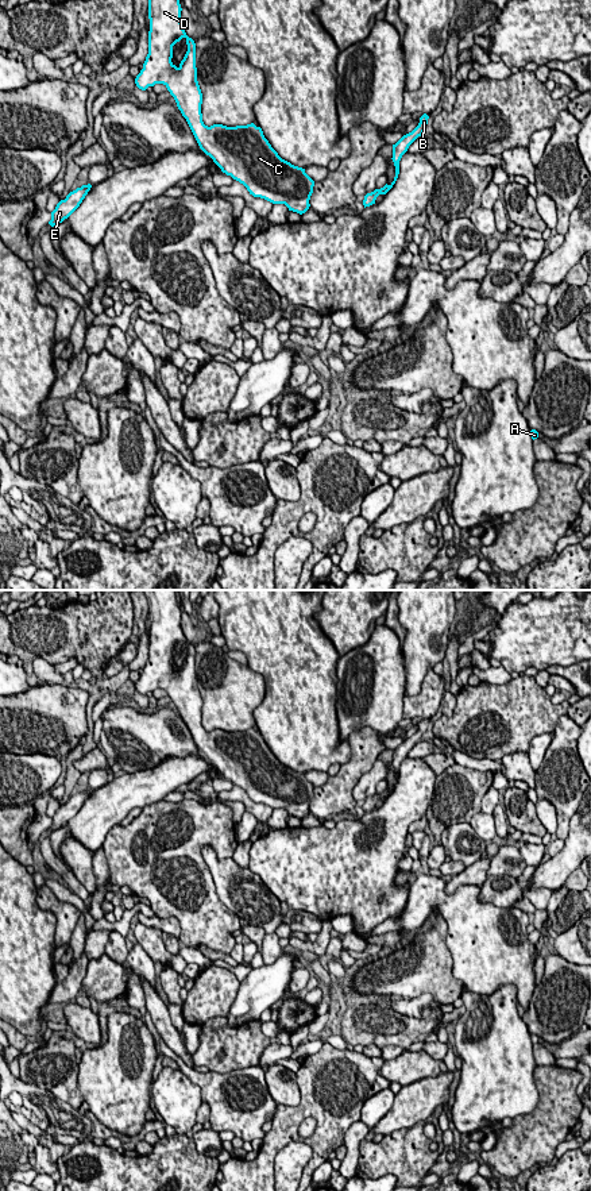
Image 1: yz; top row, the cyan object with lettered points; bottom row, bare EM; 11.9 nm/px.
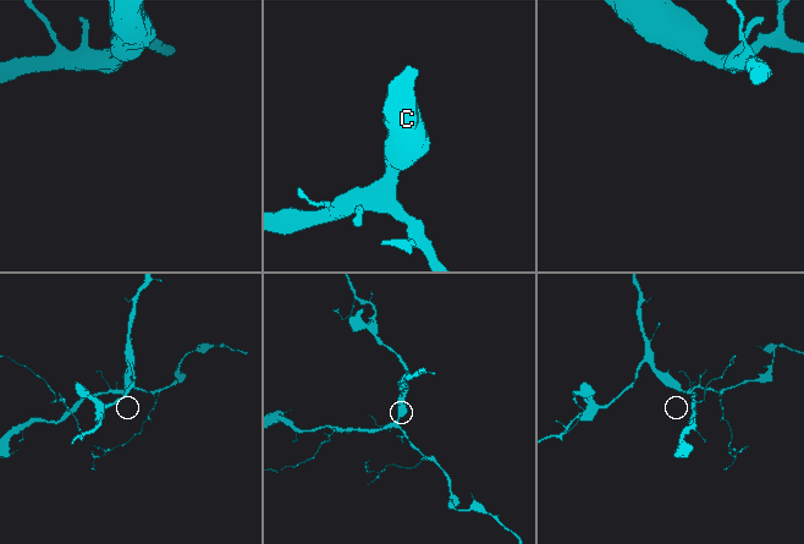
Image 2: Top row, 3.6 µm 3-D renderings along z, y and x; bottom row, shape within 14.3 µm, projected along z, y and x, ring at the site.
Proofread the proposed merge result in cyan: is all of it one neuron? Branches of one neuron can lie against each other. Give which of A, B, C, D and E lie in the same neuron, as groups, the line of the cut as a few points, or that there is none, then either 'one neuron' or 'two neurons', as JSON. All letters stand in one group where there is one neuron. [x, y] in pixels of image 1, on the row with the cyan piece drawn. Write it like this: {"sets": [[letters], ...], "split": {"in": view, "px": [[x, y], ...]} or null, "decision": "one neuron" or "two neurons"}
{"sets": [["A", "B", "C", "D", "E"]], "split": null, "decision": "one neuron"}

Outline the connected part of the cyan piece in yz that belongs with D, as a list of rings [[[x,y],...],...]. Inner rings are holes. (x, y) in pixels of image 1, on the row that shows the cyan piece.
[[[148,0],[148,54],[143,69],[135,78],[136,86],[146,90],[155,84],[163,84],[174,97],[200,149],[213,159],[223,173],[243,184],[254,197],[264,198],[273,204],[285,204],[289,211],[305,213],[310,207],[309,200],[314,181],[305,173],[305,169],[282,159],[264,138],[260,127],[254,123],[236,127],[223,124],[208,127],[204,124],[202,93],[197,81],[196,43],[182,27],[181,11],[179,0]],[[182,38],[186,39],[188,51],[177,68],[171,62],[173,46]]]

